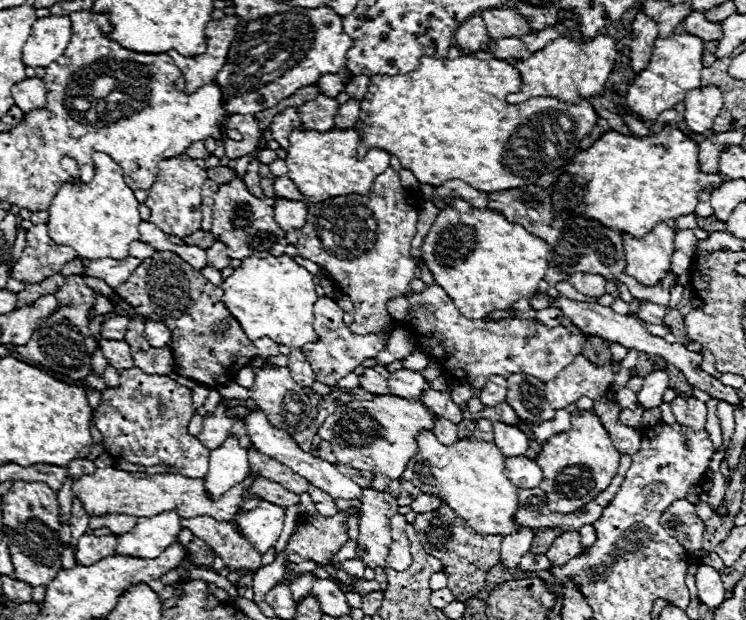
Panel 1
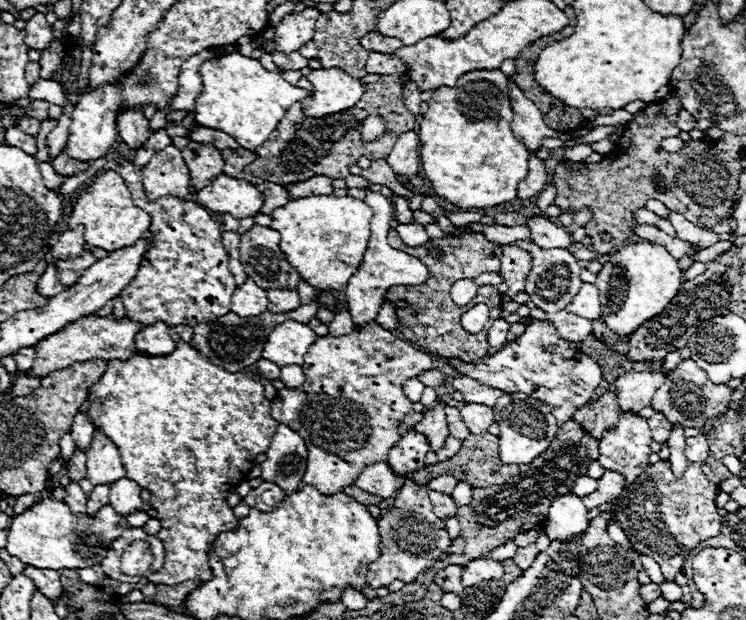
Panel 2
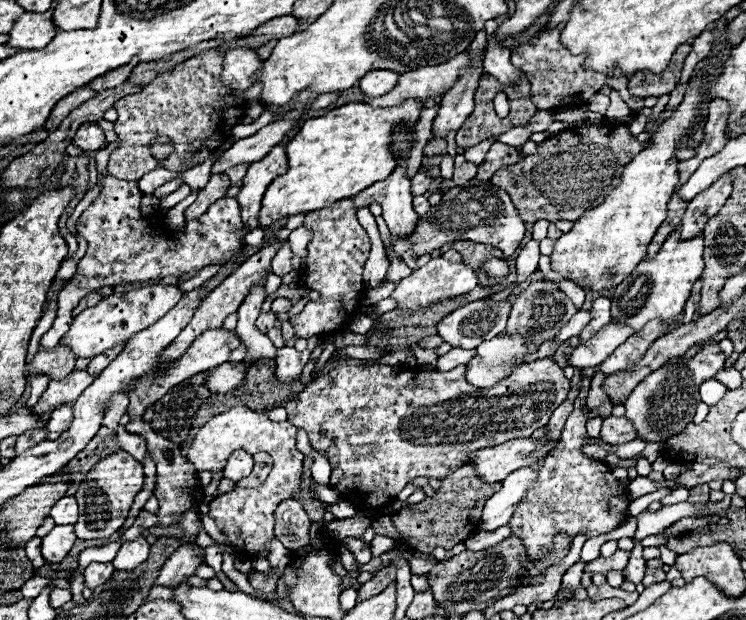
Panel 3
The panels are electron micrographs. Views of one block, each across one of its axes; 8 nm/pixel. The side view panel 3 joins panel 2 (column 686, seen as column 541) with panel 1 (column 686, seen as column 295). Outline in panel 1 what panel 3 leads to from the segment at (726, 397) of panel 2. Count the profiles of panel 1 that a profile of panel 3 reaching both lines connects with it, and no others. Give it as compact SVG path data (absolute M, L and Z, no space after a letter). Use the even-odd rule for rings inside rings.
M678 396L676 400L670 402L672 412L676 416L676 420L684 426L702 430L706 426L706 404L692 398L692 396Z

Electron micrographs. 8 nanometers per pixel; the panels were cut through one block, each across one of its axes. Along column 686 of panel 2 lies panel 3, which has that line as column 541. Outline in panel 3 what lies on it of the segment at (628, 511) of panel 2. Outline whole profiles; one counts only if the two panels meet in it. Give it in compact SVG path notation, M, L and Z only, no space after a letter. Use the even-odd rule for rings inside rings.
M584 378L580 394L574 400L574 412L568 416L568 422L562 428L558 448L544 460L534 484L526 492L526 500L522 498L520 506L514 508L514 514L508 522L512 534L524 542L530 560L542 558L552 548L552 538L560 530L564 530L568 536L586 534L592 538L614 530L626 520L630 504L626 488L618 486L618 480L612 476L612 470L604 462L586 458L580 452L582 440L586 436L588 388L590 380Z

